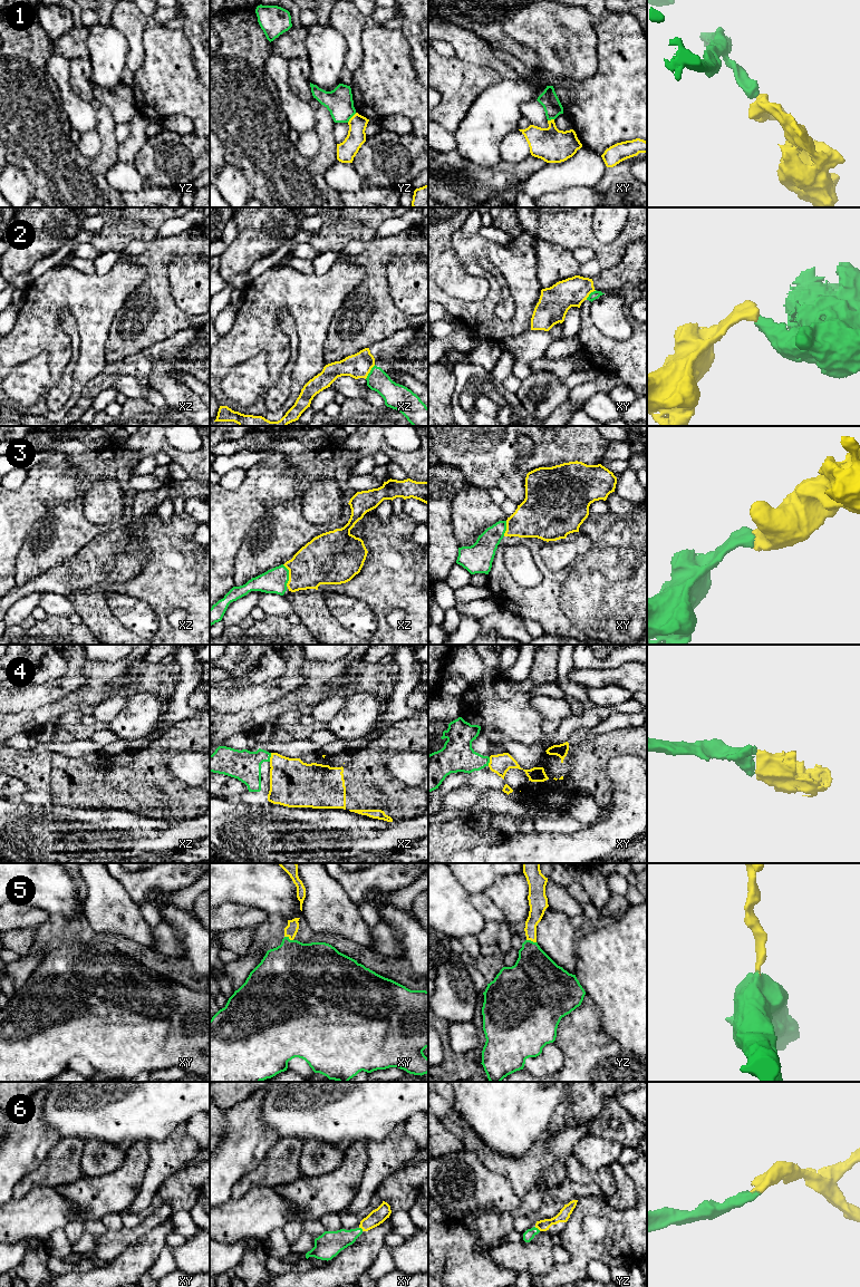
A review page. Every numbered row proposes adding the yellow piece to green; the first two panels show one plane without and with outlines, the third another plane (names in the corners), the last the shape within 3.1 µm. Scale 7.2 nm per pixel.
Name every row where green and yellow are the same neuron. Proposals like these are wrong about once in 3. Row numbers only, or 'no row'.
3, 4, 5, 6

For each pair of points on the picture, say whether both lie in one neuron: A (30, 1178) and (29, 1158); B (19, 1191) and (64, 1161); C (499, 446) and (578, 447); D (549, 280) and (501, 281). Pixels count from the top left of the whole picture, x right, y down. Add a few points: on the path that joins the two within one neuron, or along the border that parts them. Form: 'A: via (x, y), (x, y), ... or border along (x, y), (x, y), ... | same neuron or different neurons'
A: border along (47, 1152), (44, 1160), (28, 1172), (12, 1191) | different neurons
B: via (30, 1180), (52, 1172) | same neuron
C: via (519, 462), (531, 462), (551, 447), (558, 447) | same neuron
D: border along (535, 254), (537, 278), (542, 288) | different neurons

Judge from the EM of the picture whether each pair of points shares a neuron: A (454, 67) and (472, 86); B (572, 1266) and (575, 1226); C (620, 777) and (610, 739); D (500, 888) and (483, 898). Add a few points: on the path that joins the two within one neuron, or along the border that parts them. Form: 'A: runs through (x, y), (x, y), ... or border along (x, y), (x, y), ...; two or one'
A: runs through (457, 71), (467, 81); one
B: runs through (576, 1256), (576, 1236); one
C: border along (635, 754), (619, 754), (609, 761); two
D: border along (484, 891), (504, 915); two

